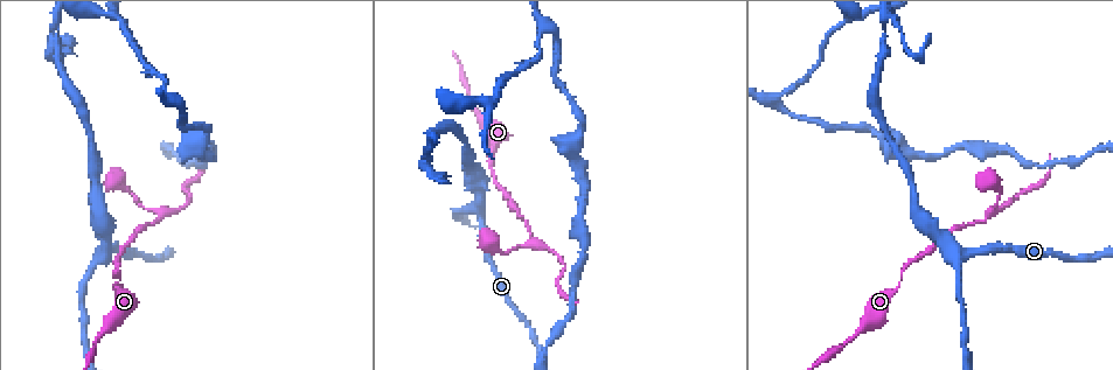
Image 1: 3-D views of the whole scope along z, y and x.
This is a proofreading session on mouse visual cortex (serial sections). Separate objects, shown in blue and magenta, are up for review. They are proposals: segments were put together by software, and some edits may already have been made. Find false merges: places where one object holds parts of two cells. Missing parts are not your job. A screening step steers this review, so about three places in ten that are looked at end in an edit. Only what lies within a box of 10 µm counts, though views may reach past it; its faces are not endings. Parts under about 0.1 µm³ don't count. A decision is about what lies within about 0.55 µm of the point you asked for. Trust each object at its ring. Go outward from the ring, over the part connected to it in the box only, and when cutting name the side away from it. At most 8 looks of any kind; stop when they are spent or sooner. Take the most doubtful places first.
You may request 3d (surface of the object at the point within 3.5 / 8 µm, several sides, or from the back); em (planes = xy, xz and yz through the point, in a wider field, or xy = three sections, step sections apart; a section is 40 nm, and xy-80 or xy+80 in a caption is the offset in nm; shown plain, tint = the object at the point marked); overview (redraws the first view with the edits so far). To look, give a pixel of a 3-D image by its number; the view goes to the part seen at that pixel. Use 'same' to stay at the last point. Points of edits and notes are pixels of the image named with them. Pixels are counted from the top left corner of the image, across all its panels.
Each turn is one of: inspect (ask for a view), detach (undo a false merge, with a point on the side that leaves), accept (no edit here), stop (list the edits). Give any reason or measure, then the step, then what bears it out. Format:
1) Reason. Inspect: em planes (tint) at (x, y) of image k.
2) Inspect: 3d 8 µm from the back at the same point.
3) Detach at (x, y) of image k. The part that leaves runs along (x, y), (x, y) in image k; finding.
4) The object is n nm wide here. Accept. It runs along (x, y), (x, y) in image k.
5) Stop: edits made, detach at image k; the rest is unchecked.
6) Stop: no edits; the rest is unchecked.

Abrupt turn. Inspect: 3d 3.5 µm at (162, 214) of image 1.

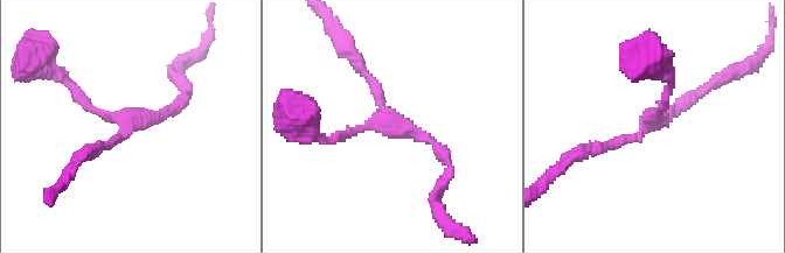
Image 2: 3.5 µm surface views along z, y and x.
Inspect: em xy step 2 (tint) at (132, 122) of image 2.

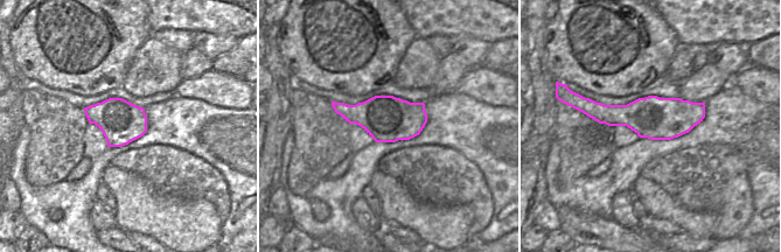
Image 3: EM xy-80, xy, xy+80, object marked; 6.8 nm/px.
Accept. It runs along (590, 148), (641, 134), (671, 84) in image 2; all the same cell.

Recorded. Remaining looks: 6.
Branch point. Inspect: 3d 8 µm from the back at (106, 252) of image 1.

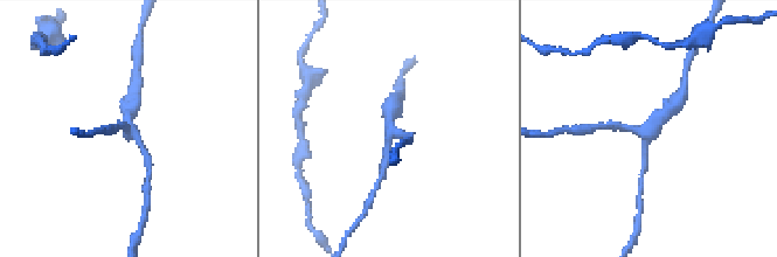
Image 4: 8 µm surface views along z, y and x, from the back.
Inspect: 3d 3.5 µm at the same point.

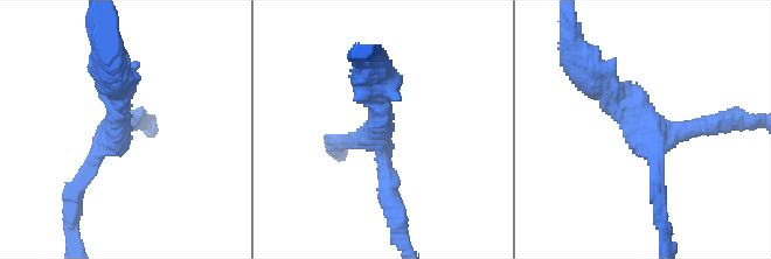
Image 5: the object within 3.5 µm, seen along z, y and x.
3 arms meet here; the arms are 200, 250, 350 nm wide. Inspect: em planes (tint) at (116, 131) of image 5.

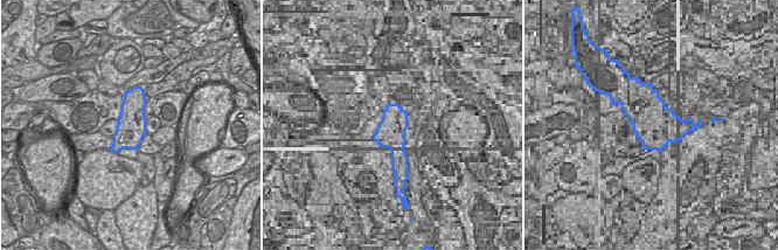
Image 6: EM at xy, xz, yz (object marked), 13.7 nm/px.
Accept. It runs along (723, 120), (660, 134), (595, 77) in image 5; one cell here.

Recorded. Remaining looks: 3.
Abrupt turn. Inspect: 3d 3.5 µm at (885, 22) of image 1.

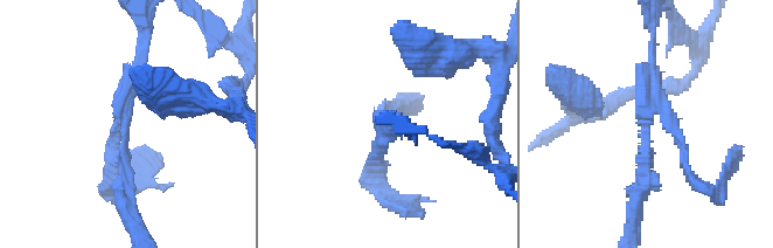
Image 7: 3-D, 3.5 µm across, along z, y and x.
Inspect: em xy step 2 (tint) at (648, 125) of image 7.

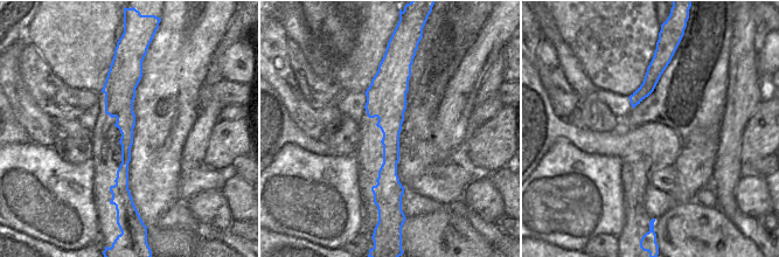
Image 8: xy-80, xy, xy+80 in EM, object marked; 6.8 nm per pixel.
Cut it another way. Inspect: em xy step 3 (tint) at the same point.

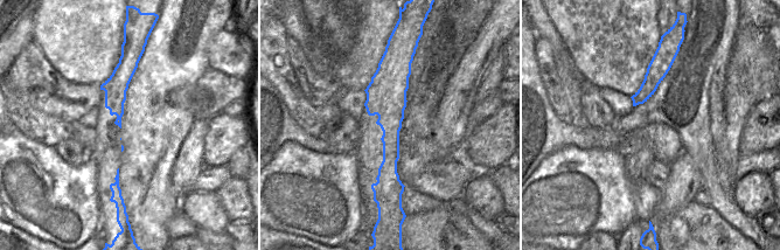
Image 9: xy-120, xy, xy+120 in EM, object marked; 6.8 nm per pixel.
Detach at (141, 39) of image 7. The part that leaves runs along (654, 109), (679, 133), (690, 177), (717, 191) in image 7; two cells meet here.

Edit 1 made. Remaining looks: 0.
Stop: edits made, detach at image 7; the rest is unchecked.

